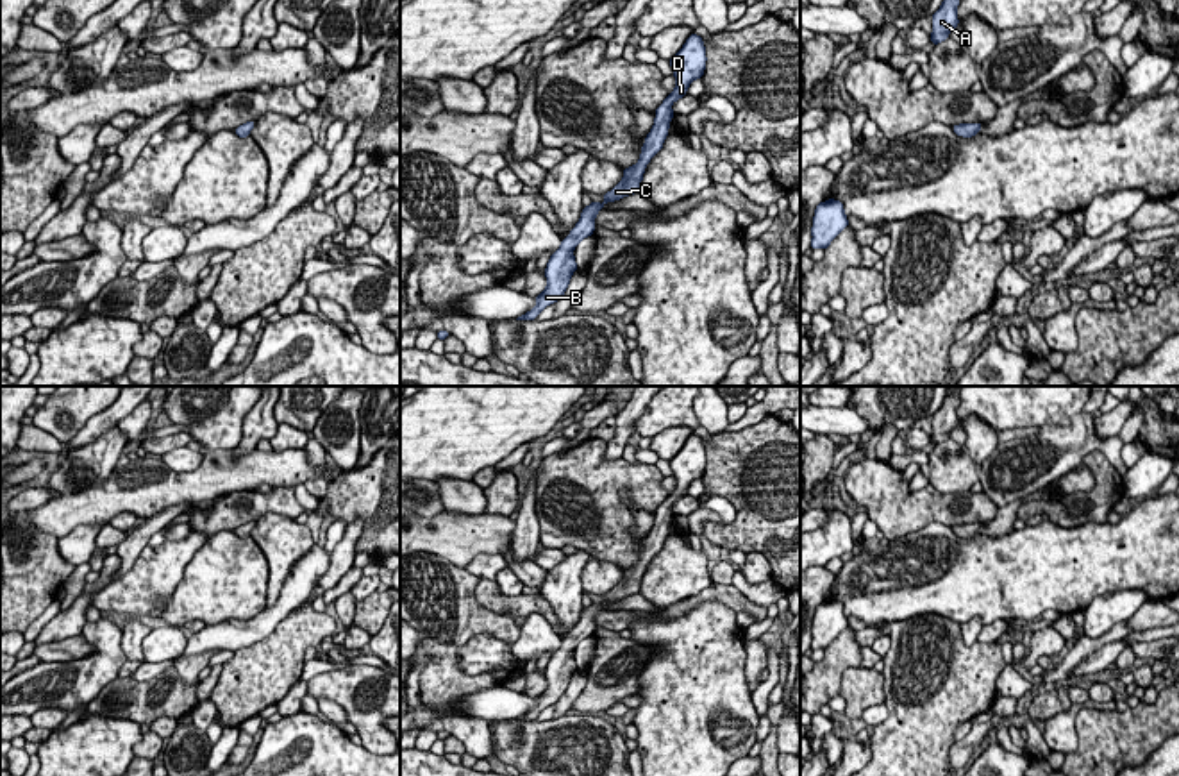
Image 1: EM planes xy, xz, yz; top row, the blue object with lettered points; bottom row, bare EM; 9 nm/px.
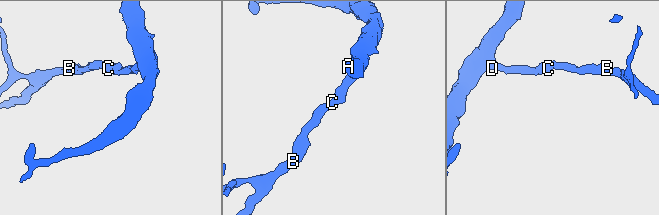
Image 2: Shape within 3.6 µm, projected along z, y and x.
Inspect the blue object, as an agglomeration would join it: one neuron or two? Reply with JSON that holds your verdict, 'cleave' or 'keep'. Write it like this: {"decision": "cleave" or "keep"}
{"decision": "keep"}

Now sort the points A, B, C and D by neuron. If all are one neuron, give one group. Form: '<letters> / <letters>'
A B C D

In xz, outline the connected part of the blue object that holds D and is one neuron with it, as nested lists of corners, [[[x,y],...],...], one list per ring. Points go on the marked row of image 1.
[[[691,34],[682,48],[670,59],[670,66],[677,84],[675,89],[656,109],[656,120],[641,147],[640,161],[631,168],[623,168],[623,179],[611,191],[602,195],[602,204],[591,202],[588,207],[582,207],[577,225],[561,241],[561,247],[550,256],[547,263],[547,288],[543,293],[536,295],[538,304],[516,320],[536,320],[536,316],[547,306],[563,299],[570,284],[572,274],[577,270],[573,249],[579,241],[593,234],[595,216],[600,209],[604,209],[607,202],[615,202],[623,197],[640,193],[645,168],[648,161],[663,148],[663,143],[668,136],[670,120],[675,116],[672,111],[672,104],[686,95],[688,86],[695,79],[702,79],[706,61],[707,57],[702,38]]]

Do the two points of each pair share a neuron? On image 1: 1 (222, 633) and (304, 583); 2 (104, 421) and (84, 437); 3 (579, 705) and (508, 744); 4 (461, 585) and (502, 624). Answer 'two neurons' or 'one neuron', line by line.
1: one neuron
2: one neuron
3: two neurons
4: one neuron

